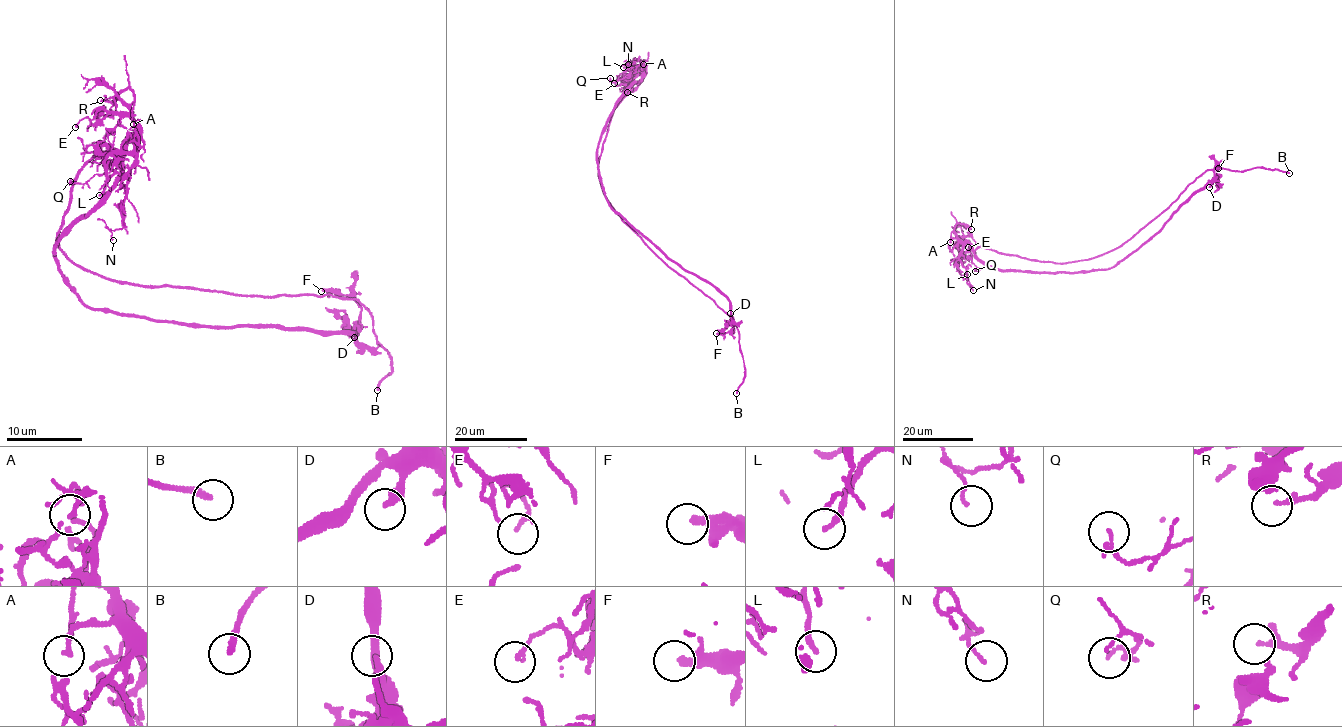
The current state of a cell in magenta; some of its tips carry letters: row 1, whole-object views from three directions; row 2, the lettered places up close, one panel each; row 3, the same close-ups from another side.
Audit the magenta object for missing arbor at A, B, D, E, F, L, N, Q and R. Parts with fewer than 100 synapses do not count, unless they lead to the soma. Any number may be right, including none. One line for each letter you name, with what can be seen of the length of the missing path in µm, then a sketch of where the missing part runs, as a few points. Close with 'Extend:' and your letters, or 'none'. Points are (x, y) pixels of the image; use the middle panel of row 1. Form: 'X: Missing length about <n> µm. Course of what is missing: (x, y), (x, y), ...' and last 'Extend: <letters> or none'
B: Missing length about 3 µm
Extend: B

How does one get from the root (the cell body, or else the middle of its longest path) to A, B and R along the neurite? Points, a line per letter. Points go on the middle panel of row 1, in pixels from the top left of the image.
A: (622, 218), (602, 188), (598, 158), (613, 109), (644, 74), (643, 64)
B: (622, 218), (669, 266), (707, 295), (733, 321), (739, 332), (745, 369), (743, 382), (736, 393)
R: (622, 218), (602, 188), (598, 158), (613, 109), (645, 74), (638, 87), (627, 92)

